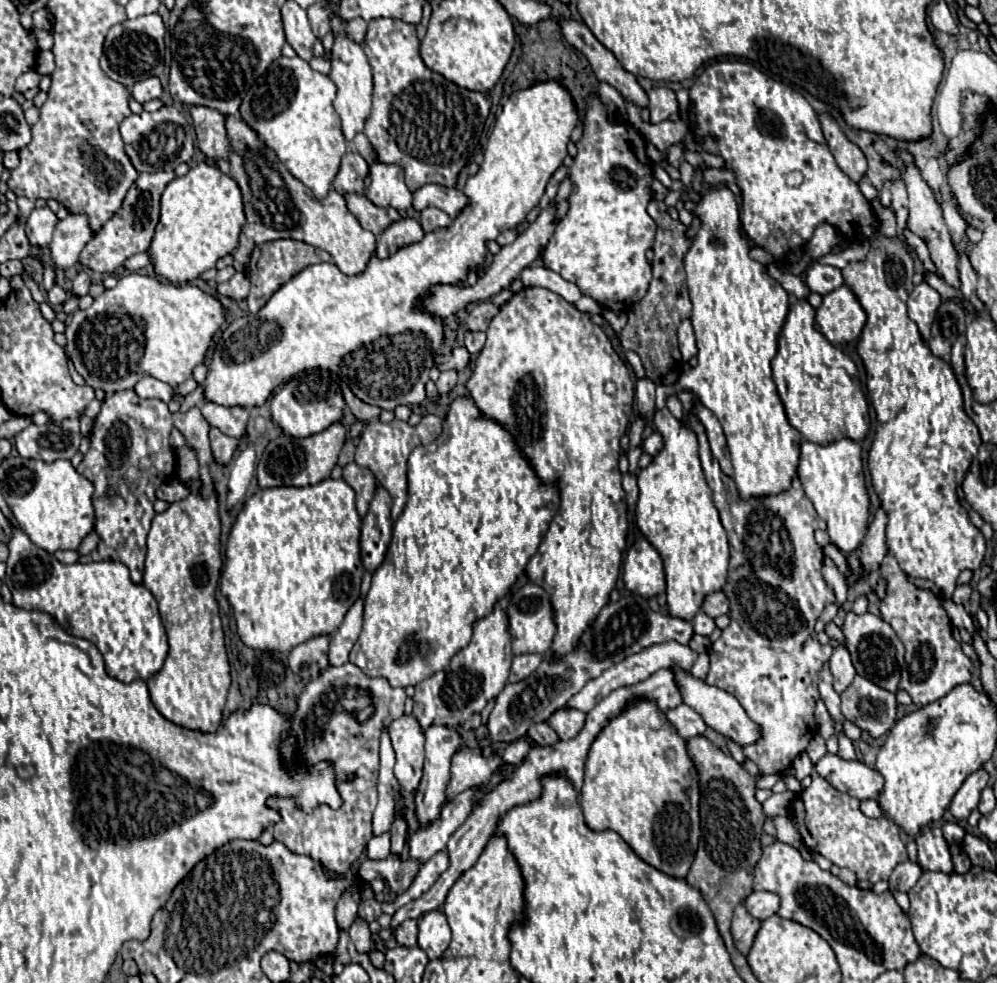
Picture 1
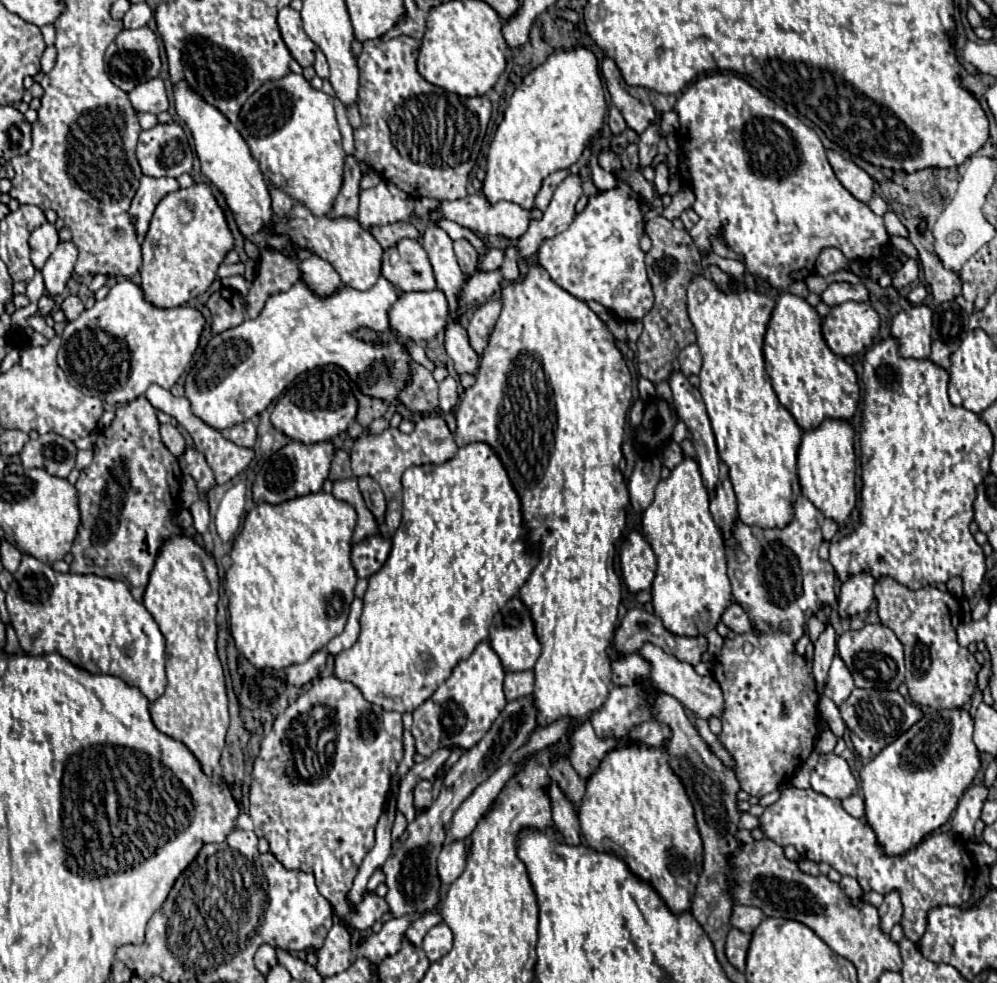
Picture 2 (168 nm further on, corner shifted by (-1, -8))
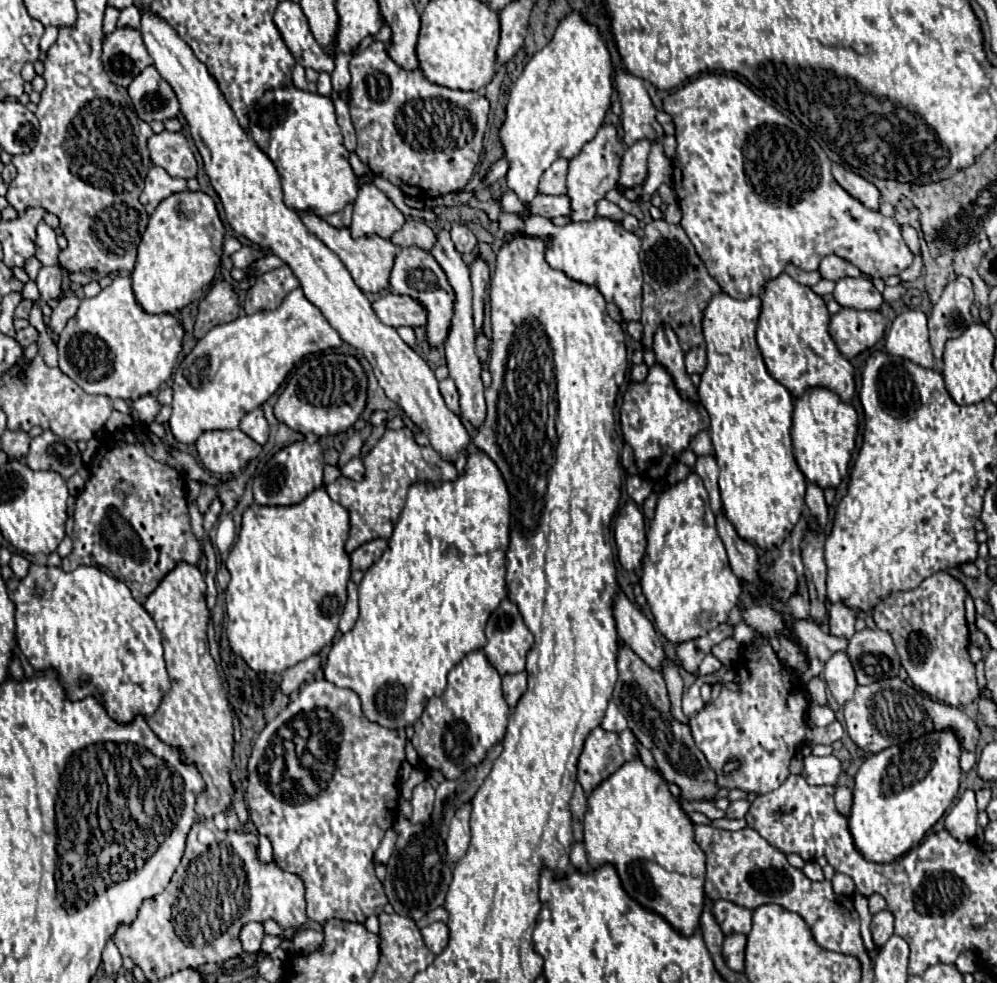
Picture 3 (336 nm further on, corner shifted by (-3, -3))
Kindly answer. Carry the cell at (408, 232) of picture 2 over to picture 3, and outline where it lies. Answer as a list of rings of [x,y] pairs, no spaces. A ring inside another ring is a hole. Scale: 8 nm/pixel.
[[[409,218],[403,228],[391,236],[391,242],[401,248],[419,246],[423,250],[431,250],[435,244],[435,232],[425,222]]]

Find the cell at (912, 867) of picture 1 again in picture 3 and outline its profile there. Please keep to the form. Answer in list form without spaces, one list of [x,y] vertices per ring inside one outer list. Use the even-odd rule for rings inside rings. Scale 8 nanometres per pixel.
[[[881,910],[877,914],[873,914],[873,922],[871,922],[871,936],[873,936],[873,942],[877,946],[883,946],[891,934],[893,934],[893,924],[895,924],[895,918],[891,916],[891,912]]]

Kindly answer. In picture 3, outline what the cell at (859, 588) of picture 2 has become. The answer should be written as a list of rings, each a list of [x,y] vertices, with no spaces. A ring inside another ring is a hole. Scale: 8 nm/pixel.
[[[833,602],[829,608],[829,630],[833,636],[841,636],[841,638],[851,638],[855,634],[855,618],[857,618],[857,610],[845,606],[843,602]]]

